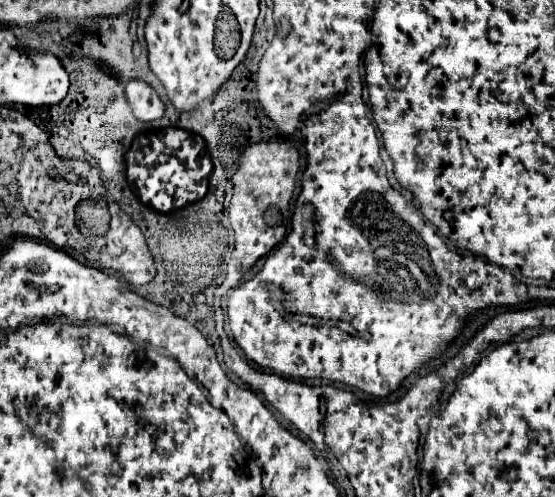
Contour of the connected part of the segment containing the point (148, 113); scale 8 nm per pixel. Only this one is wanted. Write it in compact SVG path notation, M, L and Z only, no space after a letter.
M132 80L126 86L126 100L128 100L130 110L136 120L152 122L152 120L160 120L164 114L164 102L142 80Z

